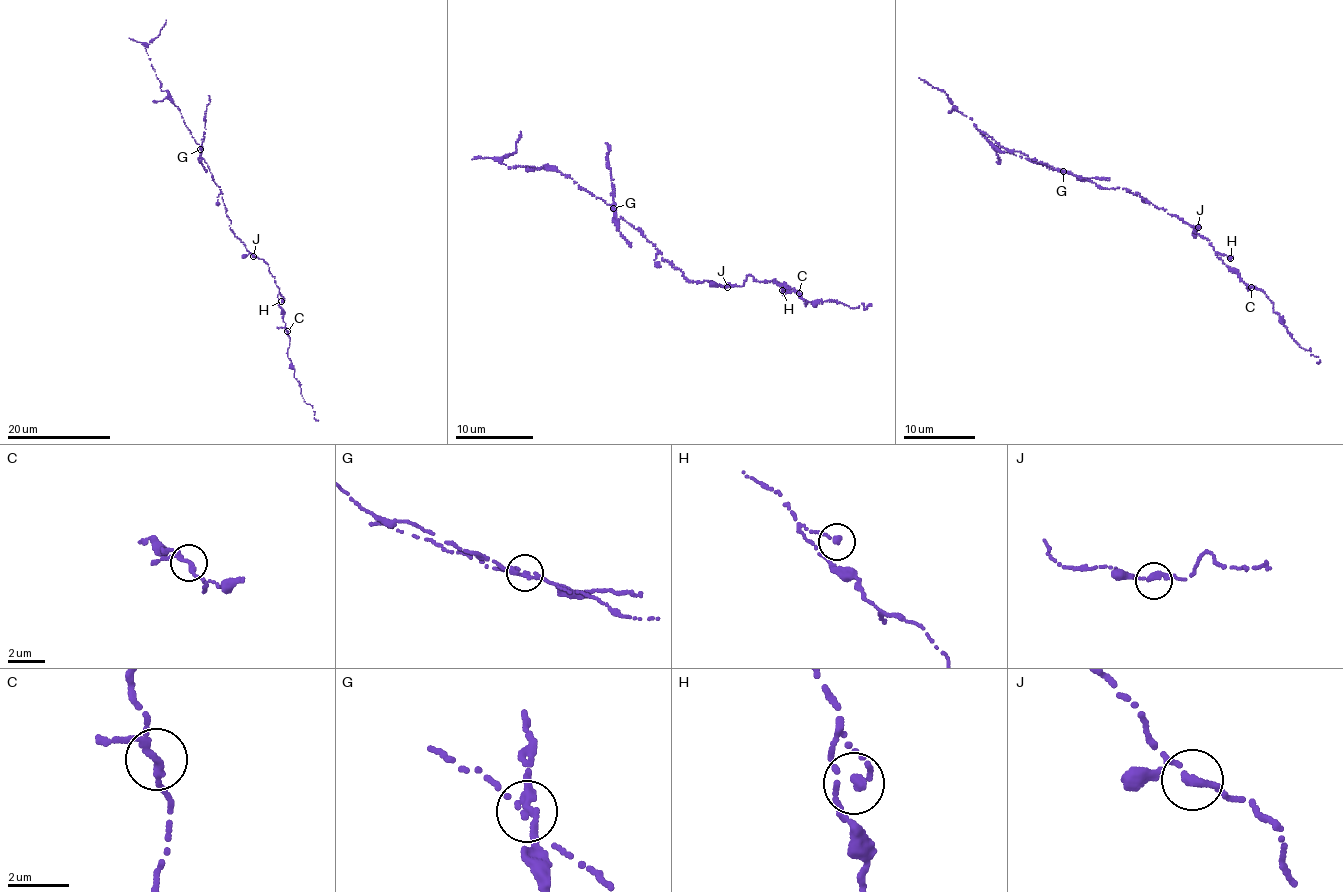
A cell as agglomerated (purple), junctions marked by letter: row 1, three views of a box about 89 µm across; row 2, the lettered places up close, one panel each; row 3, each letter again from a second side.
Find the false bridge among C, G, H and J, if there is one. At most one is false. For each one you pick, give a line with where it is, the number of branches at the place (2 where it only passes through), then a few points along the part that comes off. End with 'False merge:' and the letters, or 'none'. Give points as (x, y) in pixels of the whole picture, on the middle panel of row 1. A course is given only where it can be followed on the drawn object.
G: place (613, 208); branches 3; course (613, 208), (614, 188), (607, 154), (610, 146), (605, 143)
False merge: G

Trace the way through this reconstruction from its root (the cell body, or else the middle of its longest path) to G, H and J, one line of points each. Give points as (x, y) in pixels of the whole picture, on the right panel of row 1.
G: (1151, 203), (1136, 192), (1133, 194), (1119, 187), (1102, 188), (1063, 170)
H: (1151, 203), (1196, 228), (1200, 225), (1193, 232), (1209, 240), (1215, 252), (1230, 258)
J: (1151, 203), (1198, 227)

